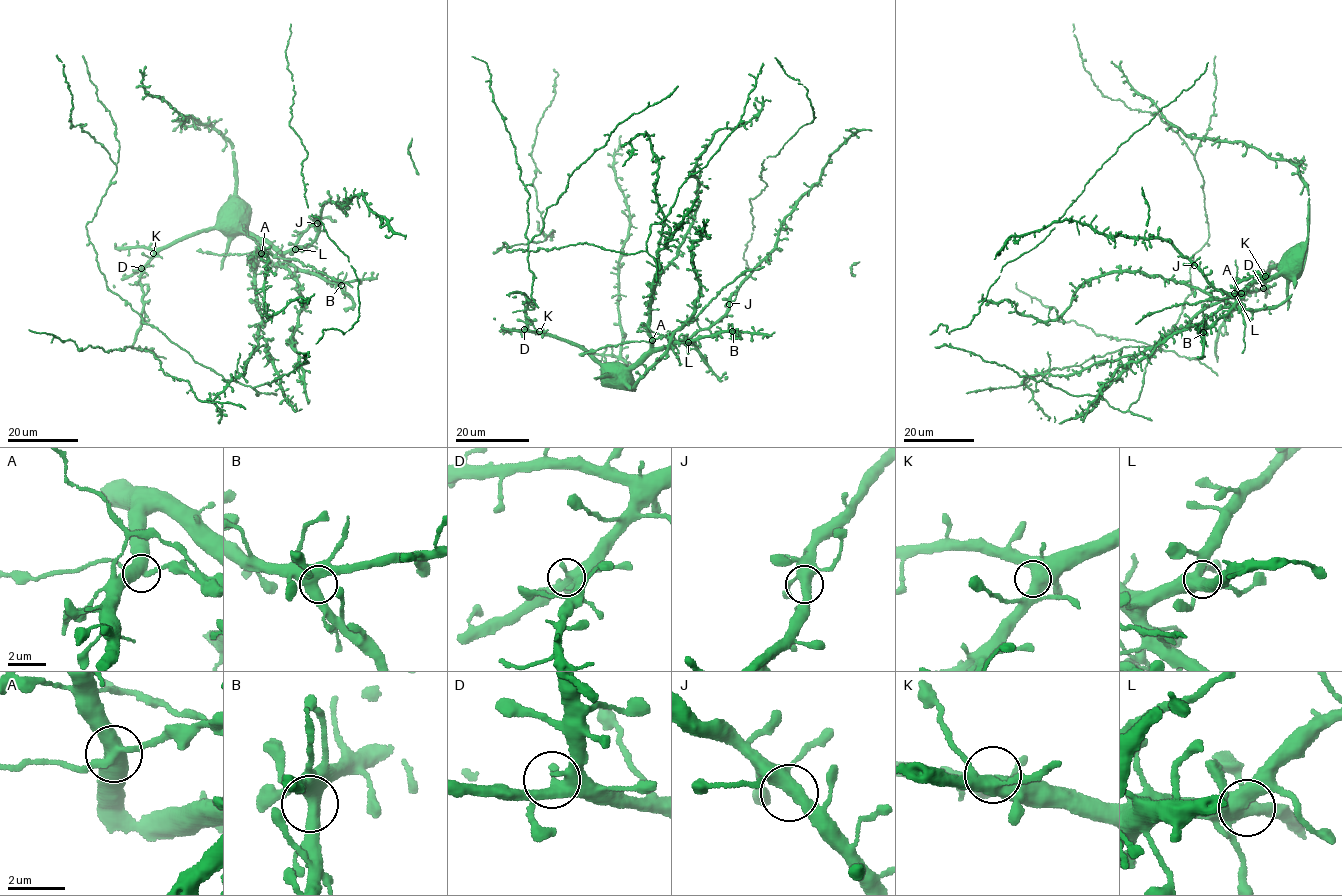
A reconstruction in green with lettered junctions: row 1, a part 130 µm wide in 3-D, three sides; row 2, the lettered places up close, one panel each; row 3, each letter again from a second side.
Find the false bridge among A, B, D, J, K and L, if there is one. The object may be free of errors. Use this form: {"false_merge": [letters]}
{"false_merge": ["A"]}

